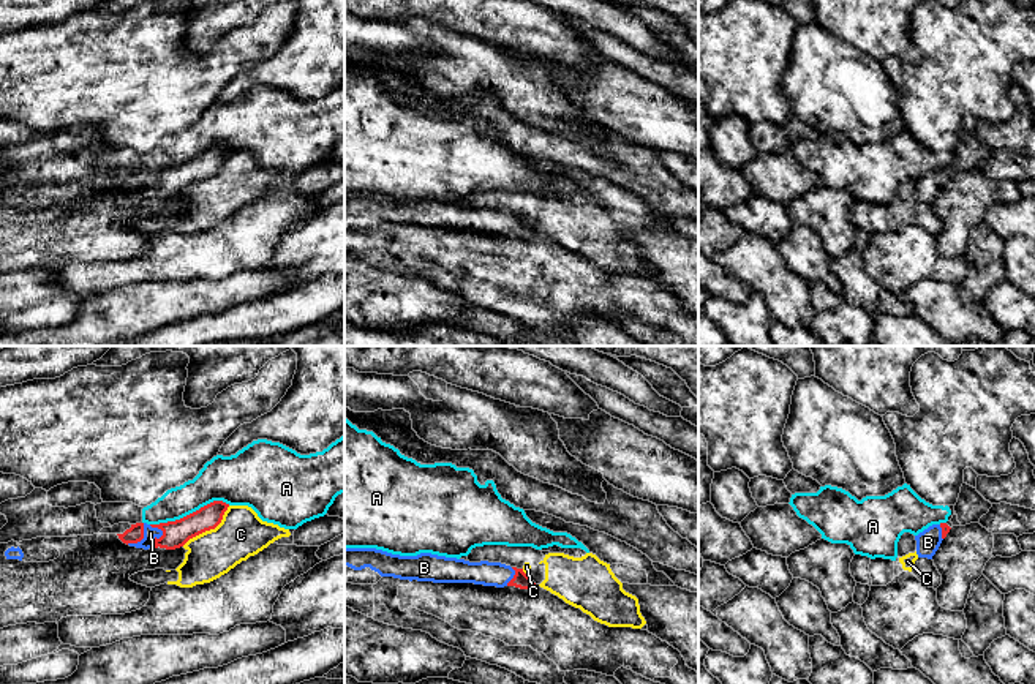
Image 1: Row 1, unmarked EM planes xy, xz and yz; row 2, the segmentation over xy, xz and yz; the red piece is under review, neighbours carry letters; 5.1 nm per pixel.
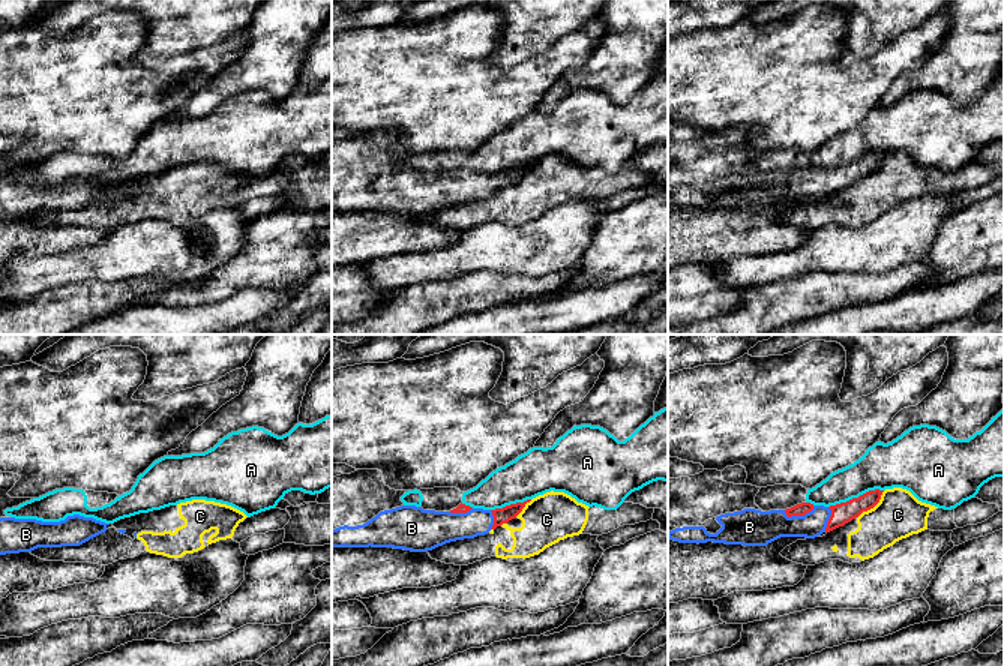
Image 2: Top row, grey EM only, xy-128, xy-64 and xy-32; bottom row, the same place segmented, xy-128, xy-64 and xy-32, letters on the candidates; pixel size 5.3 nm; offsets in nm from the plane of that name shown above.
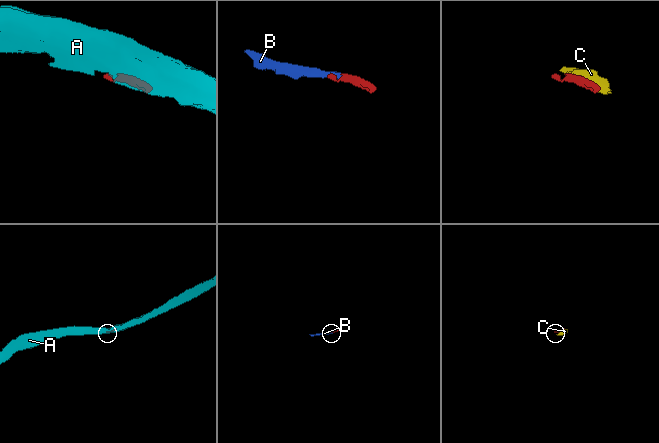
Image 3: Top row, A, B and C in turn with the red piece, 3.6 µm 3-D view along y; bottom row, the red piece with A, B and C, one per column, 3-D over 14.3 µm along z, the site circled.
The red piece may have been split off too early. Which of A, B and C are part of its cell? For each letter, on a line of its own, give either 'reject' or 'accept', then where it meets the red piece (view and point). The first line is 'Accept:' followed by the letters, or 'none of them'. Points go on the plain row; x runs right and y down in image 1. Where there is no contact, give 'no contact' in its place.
Accept: B
A: reject; meets red in xy at (190, 160)
B: accept; meets red in xy at (163, 179)
C: reject; meets red in xy at (209, 176)

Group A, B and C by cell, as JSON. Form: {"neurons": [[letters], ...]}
{"neurons": [["A"], ["B"], ["C"]]}

